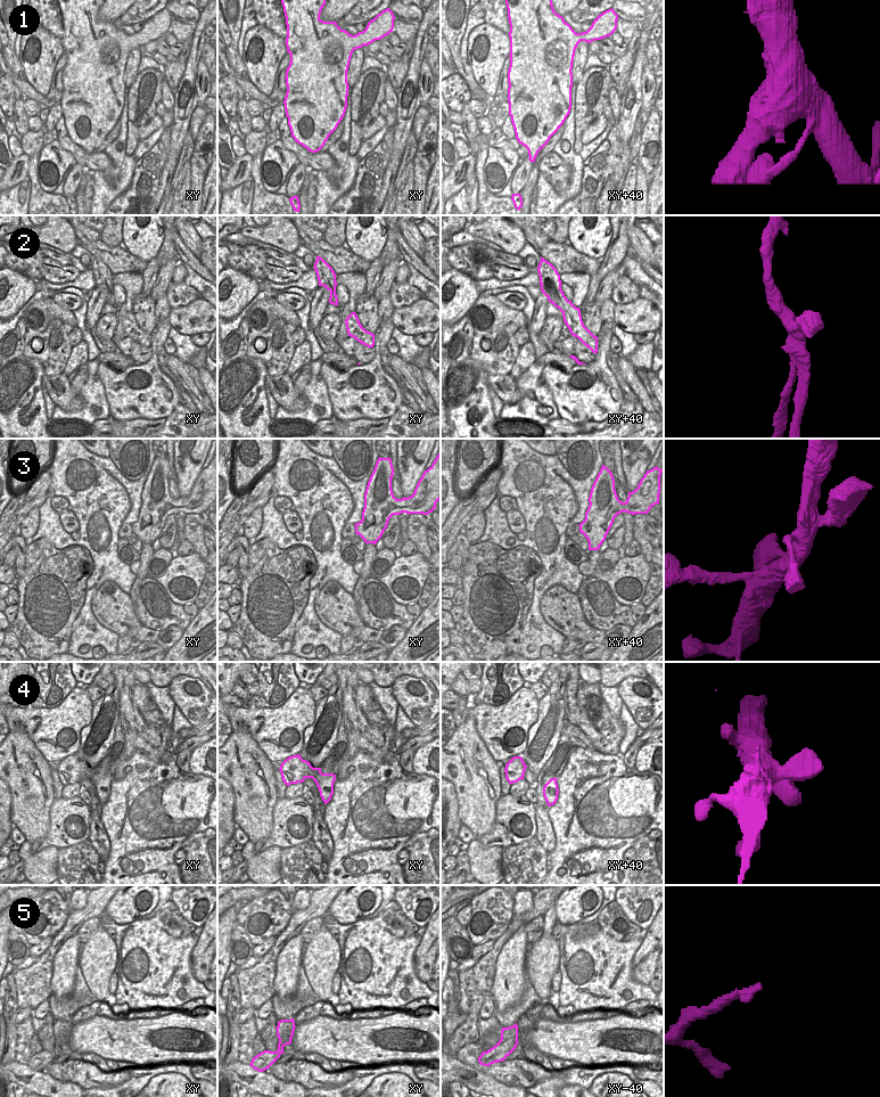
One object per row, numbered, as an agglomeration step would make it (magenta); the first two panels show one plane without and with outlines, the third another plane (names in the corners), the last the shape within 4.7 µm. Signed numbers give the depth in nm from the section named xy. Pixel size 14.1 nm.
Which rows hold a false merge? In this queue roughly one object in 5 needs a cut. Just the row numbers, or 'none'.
2

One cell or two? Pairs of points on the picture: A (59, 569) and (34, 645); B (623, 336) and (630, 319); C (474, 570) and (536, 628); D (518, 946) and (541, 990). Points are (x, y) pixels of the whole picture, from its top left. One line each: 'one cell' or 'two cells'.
A: two cells
B: two cells
C: two cells
D: two cells

